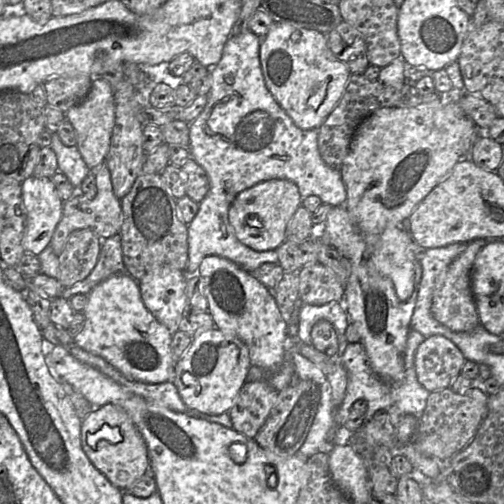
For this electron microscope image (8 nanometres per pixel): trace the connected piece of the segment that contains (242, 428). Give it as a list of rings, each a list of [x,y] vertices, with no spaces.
[[[267,380],[246,382],[228,412],[232,428],[246,437],[255,439],[277,396],[278,391]]]

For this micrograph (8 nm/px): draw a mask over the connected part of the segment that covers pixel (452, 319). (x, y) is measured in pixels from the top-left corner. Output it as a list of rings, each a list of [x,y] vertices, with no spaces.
[[[474,239],[467,243],[460,253],[438,276],[433,292],[431,313],[433,317],[455,332],[469,332],[480,325],[478,311],[471,290],[471,271],[476,255],[488,242],[486,239]]]

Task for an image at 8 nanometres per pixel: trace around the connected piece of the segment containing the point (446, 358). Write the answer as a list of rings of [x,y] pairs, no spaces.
[[[441,335],[427,337],[415,353],[417,379],[429,392],[449,388],[465,361],[461,350],[451,340]]]

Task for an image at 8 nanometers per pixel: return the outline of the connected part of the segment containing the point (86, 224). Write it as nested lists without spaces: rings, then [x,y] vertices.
[[[105,163],[96,169],[95,181],[97,194],[94,199],[87,199],[83,194],[76,192],[63,204],[61,220],[50,241],[50,247],[56,256],[61,254],[67,238],[75,230],[91,230],[102,240],[119,234],[122,224],[121,200],[114,195],[110,171]]]

